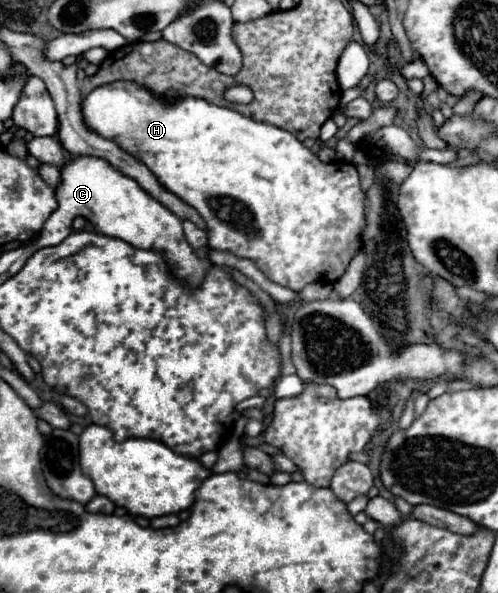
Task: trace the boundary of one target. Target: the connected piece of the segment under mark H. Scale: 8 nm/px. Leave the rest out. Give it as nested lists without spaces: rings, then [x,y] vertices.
[[[116,80],[112,84],[104,84],[94,88],[90,94],[86,94],[82,98],[82,120],[84,124],[96,132],[98,136],[106,138],[106,140],[114,140],[124,152],[132,154],[134,158],[138,158],[142,164],[146,164],[150,168],[150,172],[158,178],[158,182],[172,194],[180,196],[186,204],[190,204],[192,208],[196,208],[200,212],[200,216],[206,220],[208,224],[208,246],[218,248],[218,250],[228,250],[234,252],[240,258],[250,258],[258,264],[258,268],[276,284],[286,286],[294,292],[300,292],[304,288],[304,284],[310,282],[336,282],[348,268],[348,262],[352,256],[356,256],[358,252],[362,252],[362,228],[364,228],[364,212],[366,212],[366,196],[364,190],[360,188],[360,180],[358,180],[358,172],[354,168],[354,164],[346,164],[346,162],[330,162],[324,164],[318,160],[316,154],[312,154],[294,134],[276,128],[272,124],[264,124],[264,122],[256,122],[248,116],[242,116],[236,110],[230,108],[222,108],[222,106],[214,106],[208,104],[202,98],[192,98],[192,96],[184,96],[184,98],[176,98],[176,100],[168,100],[162,96],[156,96],[152,90],[144,88],[142,84],[130,82],[130,80]]]

